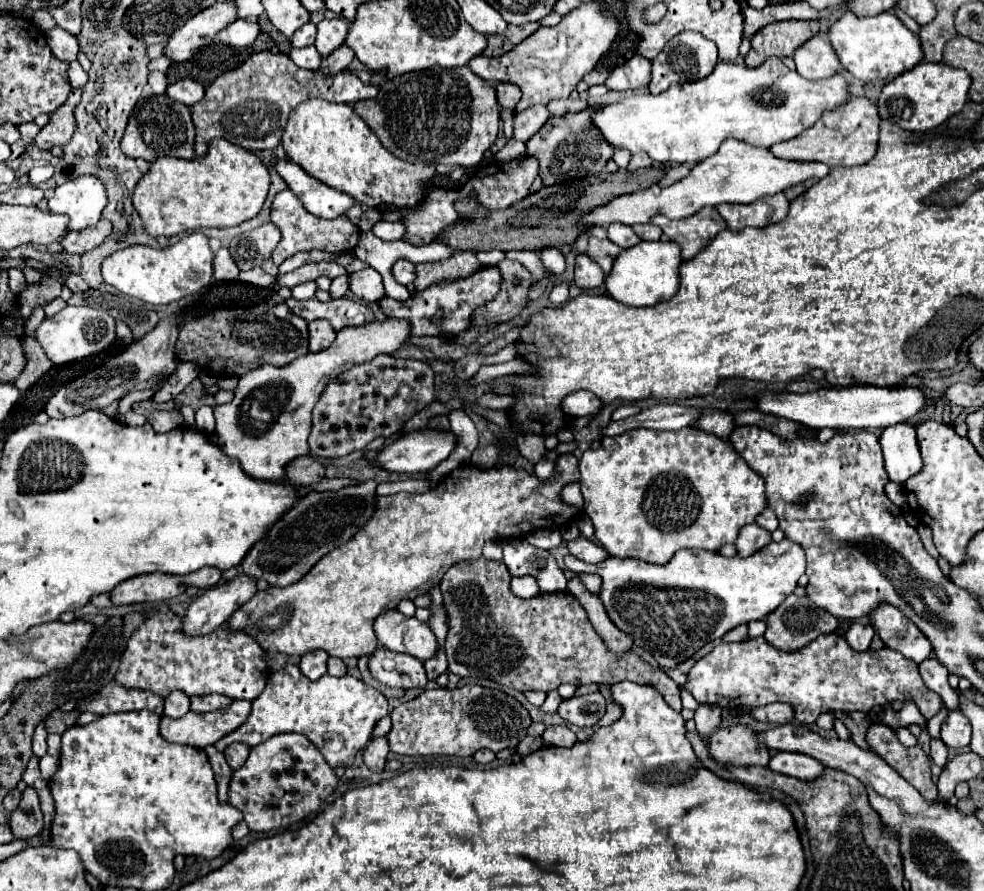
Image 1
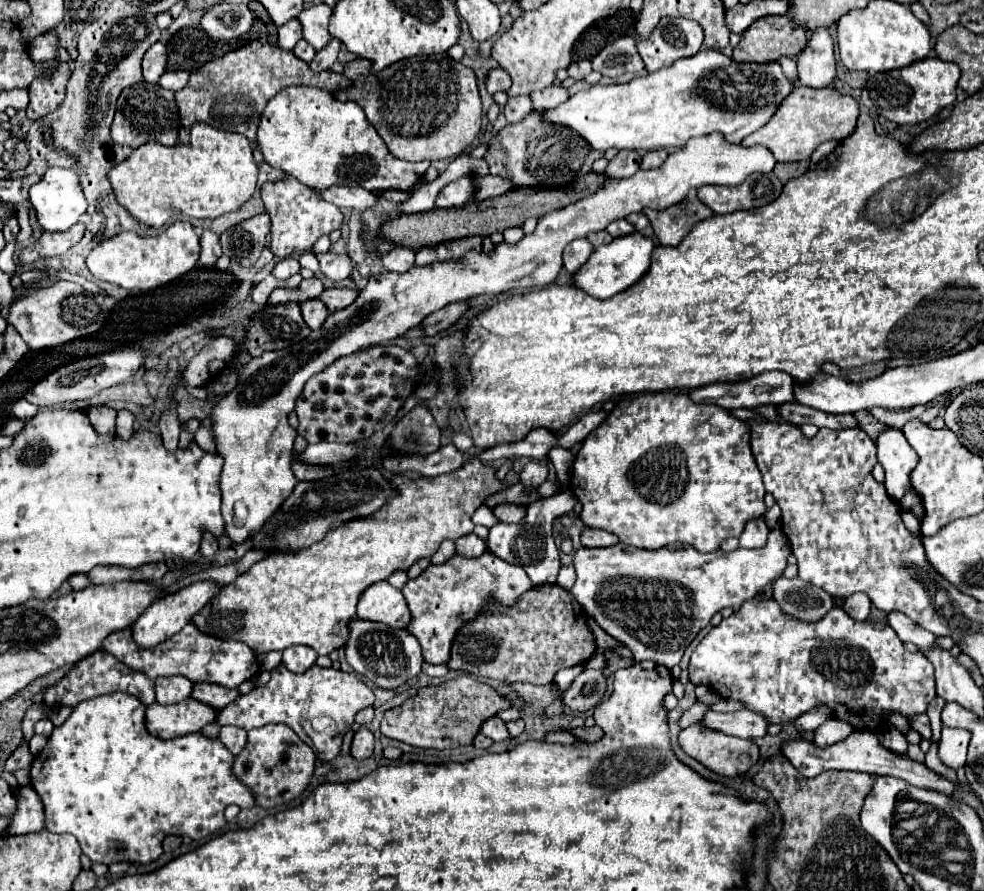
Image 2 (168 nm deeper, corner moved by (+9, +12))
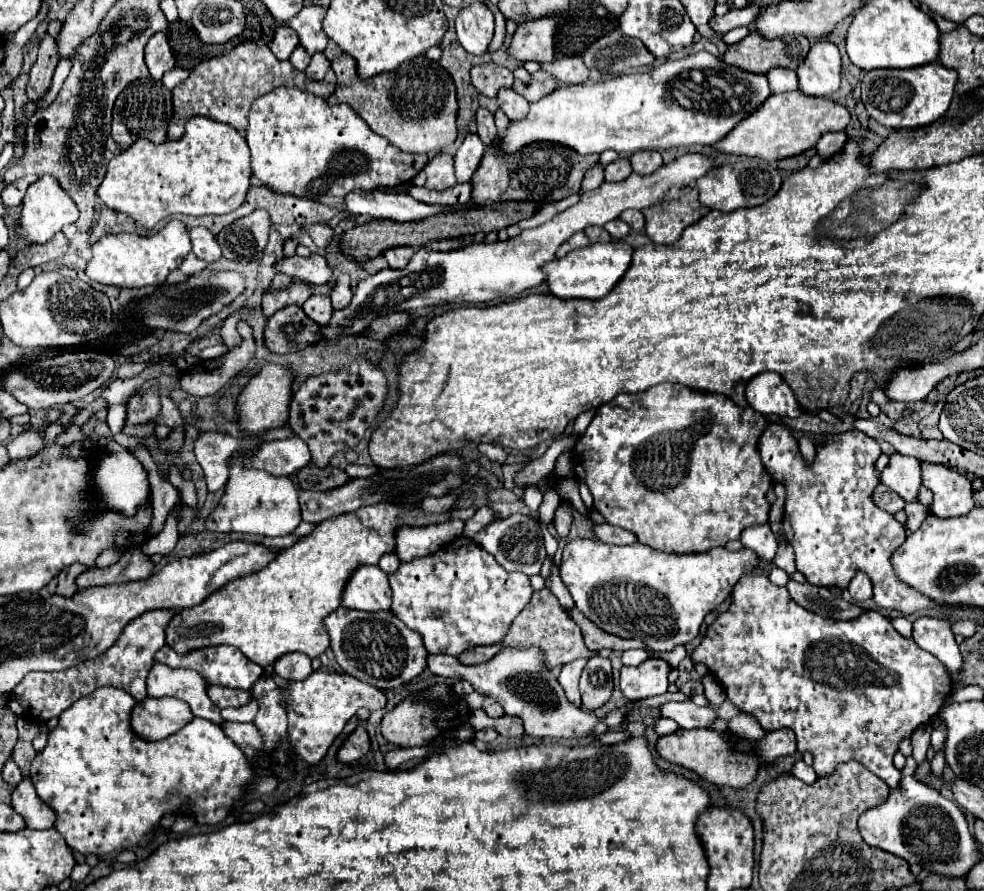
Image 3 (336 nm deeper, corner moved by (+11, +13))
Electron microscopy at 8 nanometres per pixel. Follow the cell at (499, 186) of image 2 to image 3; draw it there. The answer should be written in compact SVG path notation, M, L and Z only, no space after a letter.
M466 182L466 184L456 184L456 186L450 186L448 190L442 190L442 192L432 192L432 190L426 190L426 188L418 188L418 186L412 186L408 190L408 194L416 200L422 200L426 204L444 204L444 206L452 206L452 204L462 204L462 202L470 202L470 194L472 194L472 184Z

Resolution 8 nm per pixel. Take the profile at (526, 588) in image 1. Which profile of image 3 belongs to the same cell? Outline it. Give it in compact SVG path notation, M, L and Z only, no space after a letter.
M460 536L442 546L436 554L402 562L400 568L388 576L392 588L392 612L412 630L424 638L424 646L430 654L452 654L458 656L462 650L478 646L498 646L508 632L512 620L530 602L534 588L530 578L520 572L506 572L484 548L474 540Z

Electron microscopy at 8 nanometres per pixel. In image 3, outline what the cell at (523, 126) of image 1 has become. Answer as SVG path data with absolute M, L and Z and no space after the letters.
M512 88L500 90L496 98L498 98L498 106L504 110L504 114L510 120L522 120L528 114L528 100L518 92L514 92Z

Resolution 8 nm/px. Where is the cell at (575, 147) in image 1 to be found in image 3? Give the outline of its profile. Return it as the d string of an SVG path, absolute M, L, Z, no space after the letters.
M492 146L486 148L478 170L472 176L472 200L476 204L484 202L504 202L504 200L562 200L570 194L580 192L580 182L584 172L598 162L598 156L578 156L568 148L560 146L524 146L520 152L510 156L500 156Z

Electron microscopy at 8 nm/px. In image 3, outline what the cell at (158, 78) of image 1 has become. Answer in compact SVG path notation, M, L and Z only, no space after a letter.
M162 32L154 34L148 40L148 44L146 44L146 64L148 64L150 76L154 80L162 80L164 72L168 72L176 66L172 48L170 48L170 44L168 44L168 40Z

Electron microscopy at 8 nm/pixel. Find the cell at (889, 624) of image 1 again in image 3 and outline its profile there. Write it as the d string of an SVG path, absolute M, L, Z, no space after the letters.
M920 616L914 622L912 636L920 648L934 654L946 666L948 674L954 680L954 688L958 688L958 672L962 668L962 656L954 640L952 624L938 616Z

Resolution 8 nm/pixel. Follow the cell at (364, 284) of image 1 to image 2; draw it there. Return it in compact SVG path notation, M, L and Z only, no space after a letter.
M324 253L324 255L318 255L318 261L320 261L320 271L332 281L344 281L354 271L358 271L362 277L370 277L370 267L366 263L354 265L354 261L348 255Z

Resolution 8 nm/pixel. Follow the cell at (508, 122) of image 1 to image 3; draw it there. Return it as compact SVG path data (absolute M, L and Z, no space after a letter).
M514 80L514 90L516 90L518 94L522 94L528 102L540 100L542 96L550 94L554 88L556 88L556 82L554 82L554 80L542 80L542 82L532 80L532 82L528 82L528 84L522 82L522 80Z

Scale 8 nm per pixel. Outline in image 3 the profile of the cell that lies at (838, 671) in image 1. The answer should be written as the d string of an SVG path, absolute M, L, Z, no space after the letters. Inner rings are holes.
M746 574L740 582L736 582L734 590L732 590L732 604L726 612L722 612L714 624L708 626L704 640L700 642L700 646L692 652L692 660L694 662L704 662L708 666L708 670L720 680L720 684L726 690L726 696L744 712L754 714L760 722L762 728L766 732L778 730L778 728L790 728L794 730L797 738L797 750L800 754L810 752L814 756L814 764L812 768L816 770L818 776L828 776L836 772L836 766L842 762L850 762L856 760L860 764L864 764L870 772L874 772L878 778L882 778L890 788L896 788L902 774L900 770L896 770L896 766L892 764L894 754L898 752L898 744L904 738L910 738L912 732L920 726L930 722L932 716L936 716L944 704L944 696L948 698L952 692L952 678L948 678L948 672L944 670L944 666L940 666L940 662L936 662L936 658L932 658L932 654L928 654L926 650L920 650L920 646L916 646L916 642L912 642L912 638L904 638L900 636L894 626L890 624L890 620L886 616L882 616L880 612L866 612L856 620L834 620L834 618L822 618L818 614L812 614L810 610L798 606L786 588L782 586L774 586L766 576L762 574ZM818 676L818 680L834 680L834 686L828 682L816 682L814 678Z

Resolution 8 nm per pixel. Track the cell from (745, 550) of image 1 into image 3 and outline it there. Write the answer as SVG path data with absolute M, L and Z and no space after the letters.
M760 524L760 526L750 526L742 532L740 542L744 544L744 548L752 550L758 554L760 560L764 562L772 562L778 550L778 540L772 534L768 524Z

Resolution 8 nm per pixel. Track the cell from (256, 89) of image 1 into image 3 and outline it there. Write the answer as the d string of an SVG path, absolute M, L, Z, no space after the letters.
M242 42L234 50L196 66L190 76L172 90L174 116L168 124L168 140L178 140L184 134L186 120L192 116L206 116L230 124L238 132L244 132L248 126L250 102L256 96L274 90L276 86L302 88L306 86L306 76L304 72L298 72L288 60L278 60L266 44Z

